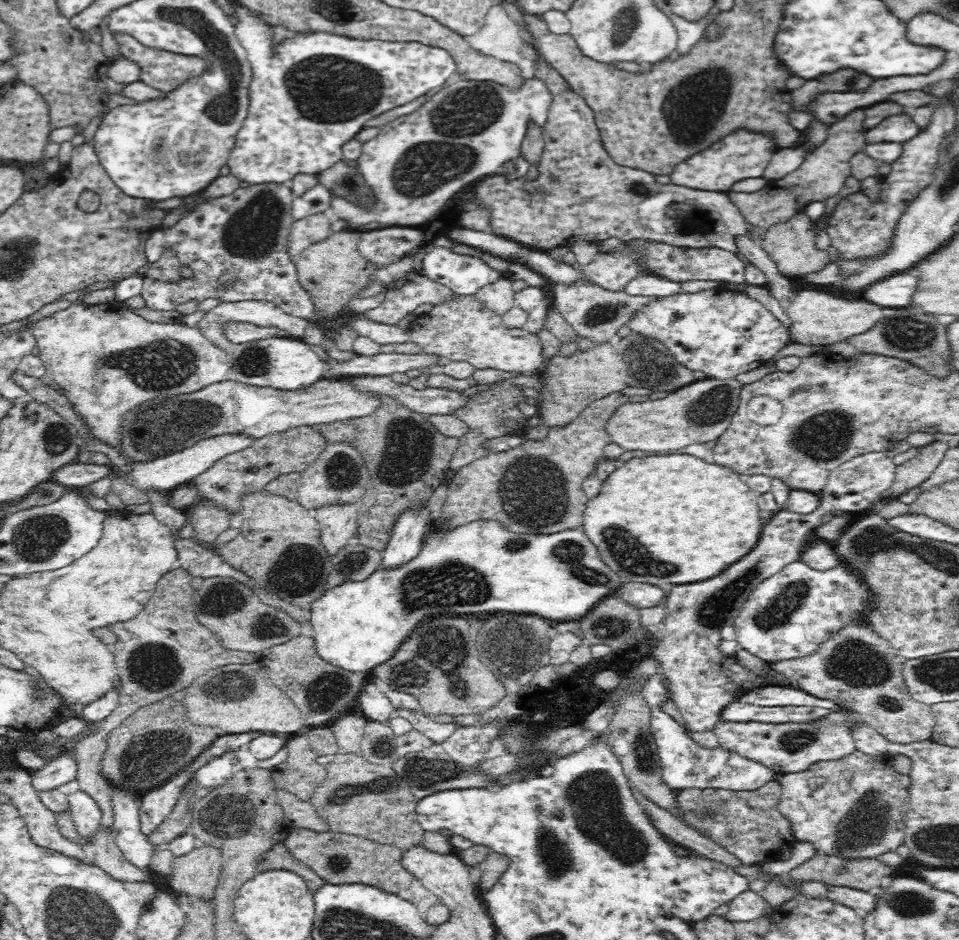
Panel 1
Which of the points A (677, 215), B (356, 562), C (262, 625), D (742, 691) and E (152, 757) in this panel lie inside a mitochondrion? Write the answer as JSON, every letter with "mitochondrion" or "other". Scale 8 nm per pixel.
{"A":"mitochondrion","B":"mitochondrion","C":"mitochondrion","D":"other","E":"mitochondrion"}

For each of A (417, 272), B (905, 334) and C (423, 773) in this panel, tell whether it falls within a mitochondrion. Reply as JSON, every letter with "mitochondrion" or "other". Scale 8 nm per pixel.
{"A":"other","B":"mitochondrion","C":"mitochondrion"}

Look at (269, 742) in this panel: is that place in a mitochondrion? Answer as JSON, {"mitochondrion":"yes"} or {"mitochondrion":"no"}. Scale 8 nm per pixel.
{"mitochondrion":"no"}

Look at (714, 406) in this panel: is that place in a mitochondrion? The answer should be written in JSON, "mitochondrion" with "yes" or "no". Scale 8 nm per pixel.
{"mitochondrion":"yes"}

